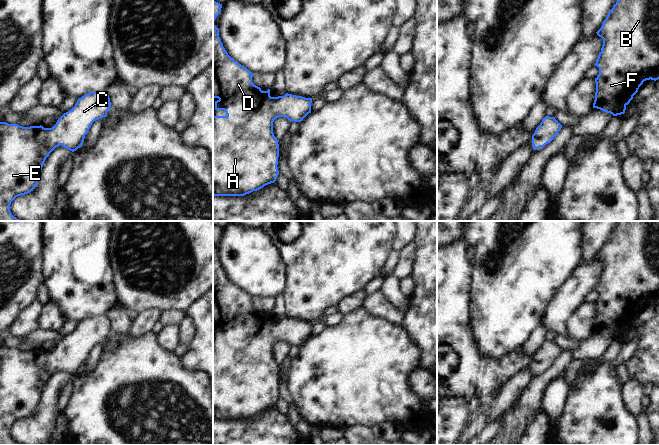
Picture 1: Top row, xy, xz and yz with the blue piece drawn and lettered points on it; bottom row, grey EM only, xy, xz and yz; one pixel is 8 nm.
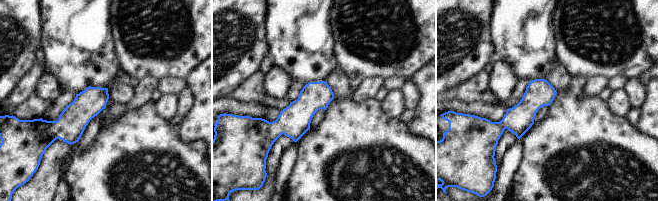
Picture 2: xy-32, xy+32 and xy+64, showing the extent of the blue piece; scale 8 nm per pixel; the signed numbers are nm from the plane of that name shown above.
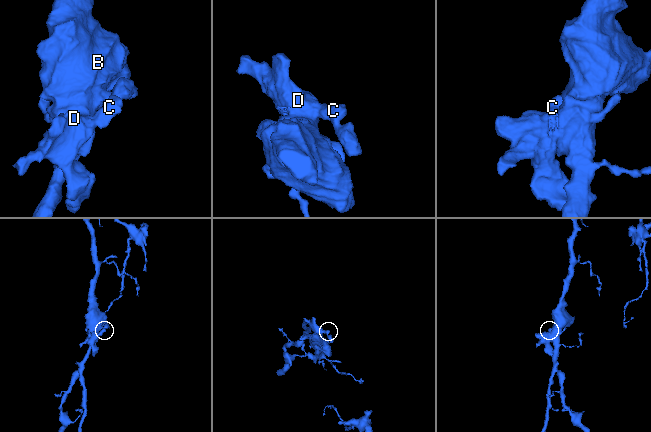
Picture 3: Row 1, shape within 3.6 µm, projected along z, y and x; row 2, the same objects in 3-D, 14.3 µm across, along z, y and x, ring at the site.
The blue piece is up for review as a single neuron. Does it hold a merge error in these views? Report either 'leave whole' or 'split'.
leave whole

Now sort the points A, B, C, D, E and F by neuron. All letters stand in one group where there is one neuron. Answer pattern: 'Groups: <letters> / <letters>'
Groups: A B C D E F

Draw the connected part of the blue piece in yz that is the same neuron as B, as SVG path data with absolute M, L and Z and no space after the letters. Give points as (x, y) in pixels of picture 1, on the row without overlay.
M619 221L597 259L603 263L603 269L595 287L599 292L599 298L595 302L593 332L613 340L621 339L625 337L626 330L644 305L659 303L659 221Z

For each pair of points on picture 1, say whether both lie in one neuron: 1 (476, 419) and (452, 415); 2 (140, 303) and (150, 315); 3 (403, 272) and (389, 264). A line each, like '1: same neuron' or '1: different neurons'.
1: different neurons
2: different neurons
3: different neurons

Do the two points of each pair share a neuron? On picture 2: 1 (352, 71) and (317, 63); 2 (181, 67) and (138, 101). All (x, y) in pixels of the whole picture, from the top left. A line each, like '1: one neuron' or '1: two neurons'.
1: two neurons
2: two neurons

